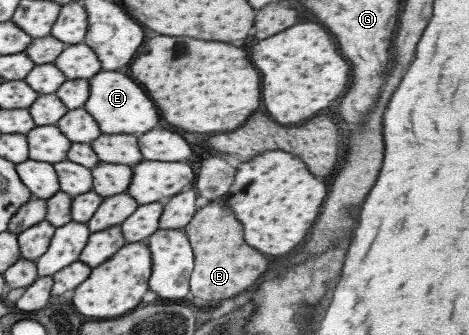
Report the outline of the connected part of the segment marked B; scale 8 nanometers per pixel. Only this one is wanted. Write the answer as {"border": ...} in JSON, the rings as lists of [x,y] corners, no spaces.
{"border":[[[217,198],[213,202],[201,202],[188,225],[182,229],[194,252],[194,269],[190,274],[190,299],[216,309],[227,299],[253,288],[255,280],[267,270],[269,260],[243,240],[243,228],[227,202]]]}

